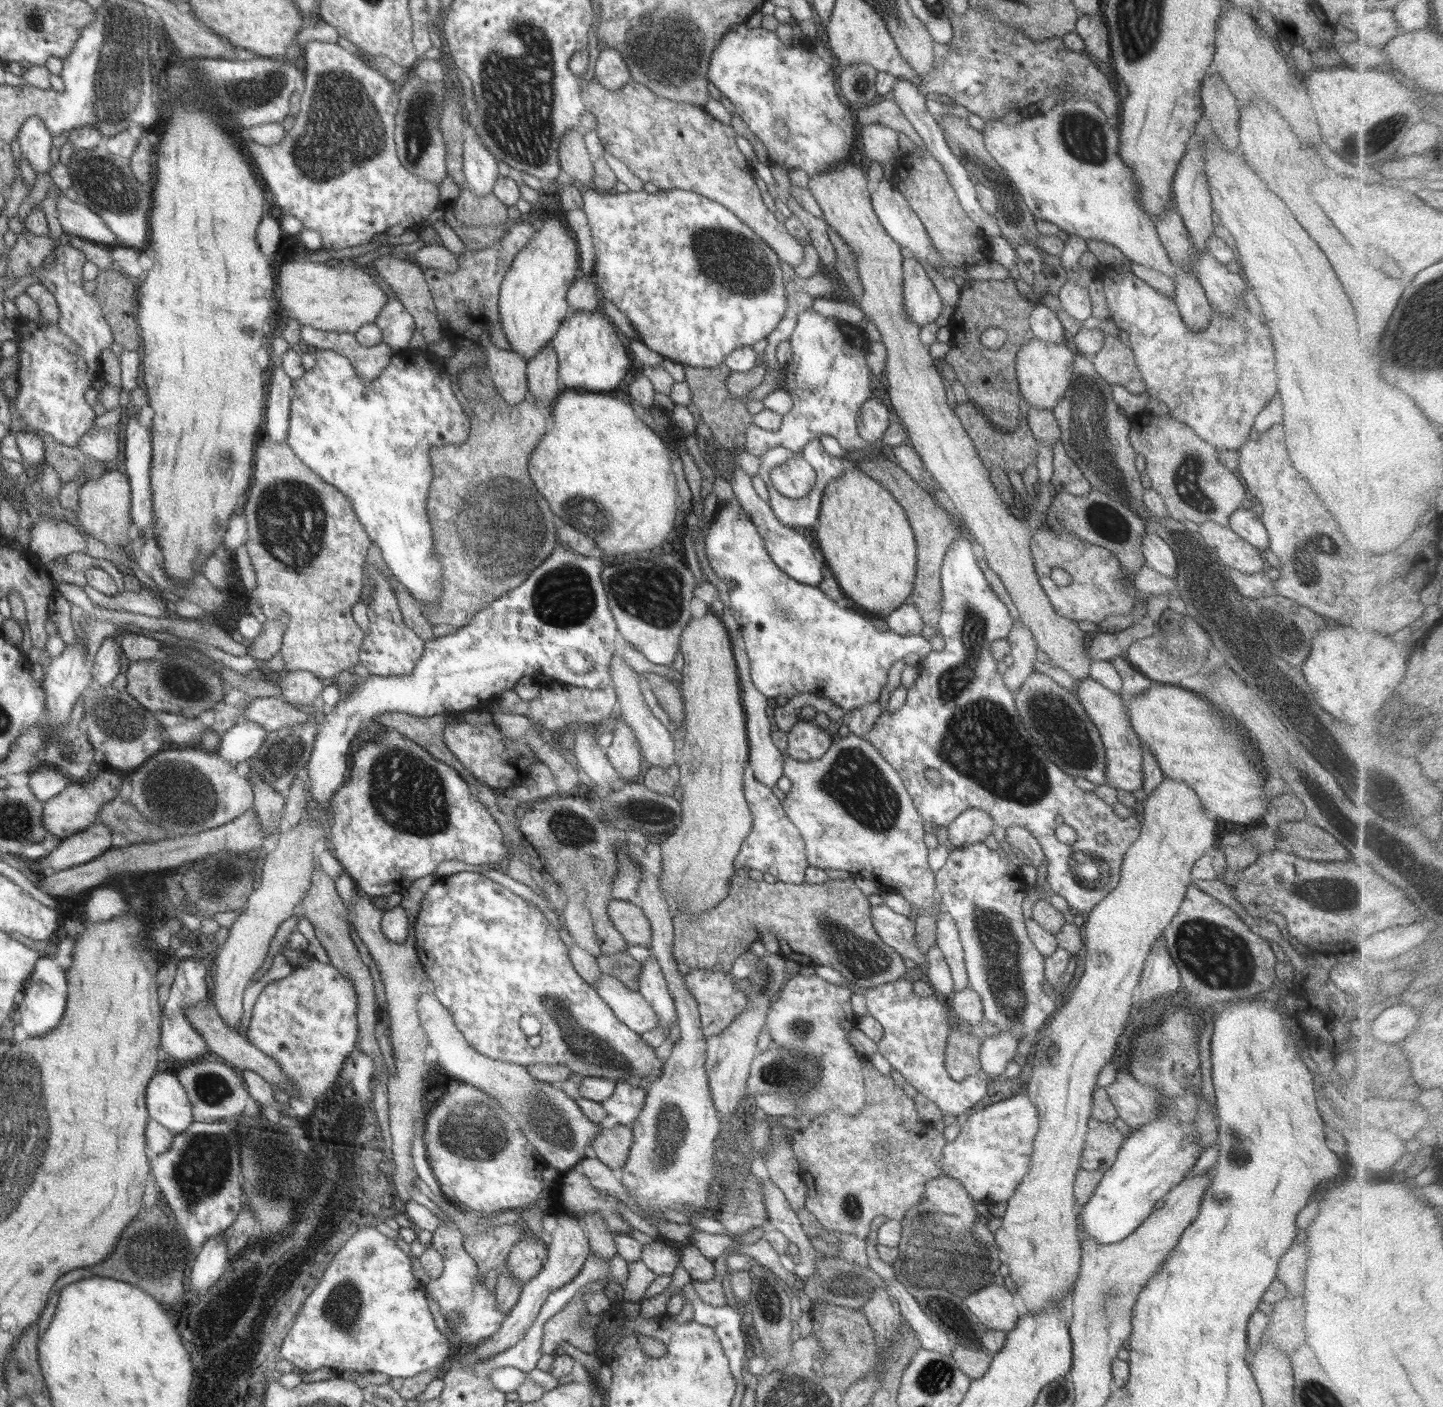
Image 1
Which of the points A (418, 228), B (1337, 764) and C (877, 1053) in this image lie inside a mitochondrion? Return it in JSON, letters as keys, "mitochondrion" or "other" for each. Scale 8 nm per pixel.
{"A":"other","B":"other","C":"other"}

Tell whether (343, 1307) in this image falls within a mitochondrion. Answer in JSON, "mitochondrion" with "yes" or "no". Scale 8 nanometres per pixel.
{"mitochondrion":"yes"}

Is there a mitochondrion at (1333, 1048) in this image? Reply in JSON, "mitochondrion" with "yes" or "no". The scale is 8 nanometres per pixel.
{"mitochondrion":"no"}

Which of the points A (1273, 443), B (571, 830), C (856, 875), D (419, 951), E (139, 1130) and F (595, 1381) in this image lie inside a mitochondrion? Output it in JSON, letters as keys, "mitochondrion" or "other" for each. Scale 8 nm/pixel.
{"A":"other","B":"mitochondrion","C":"other","D":"other","E":"other","F":"other"}

